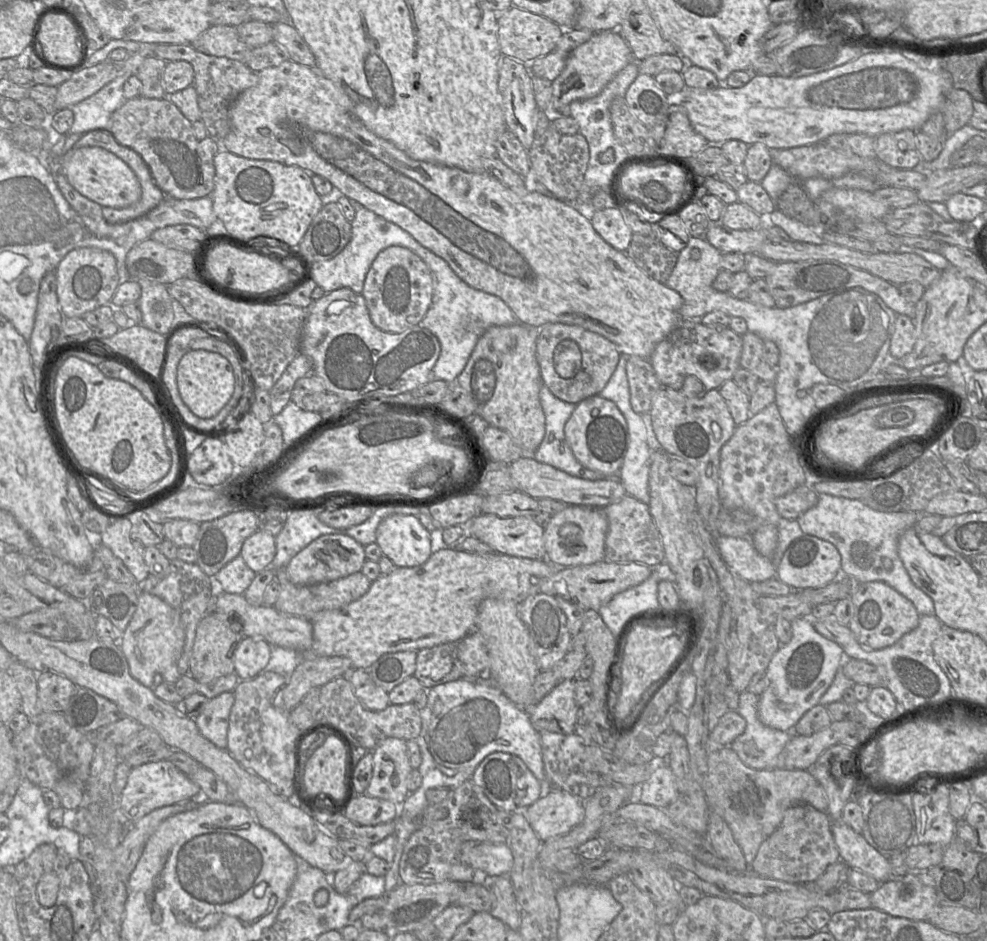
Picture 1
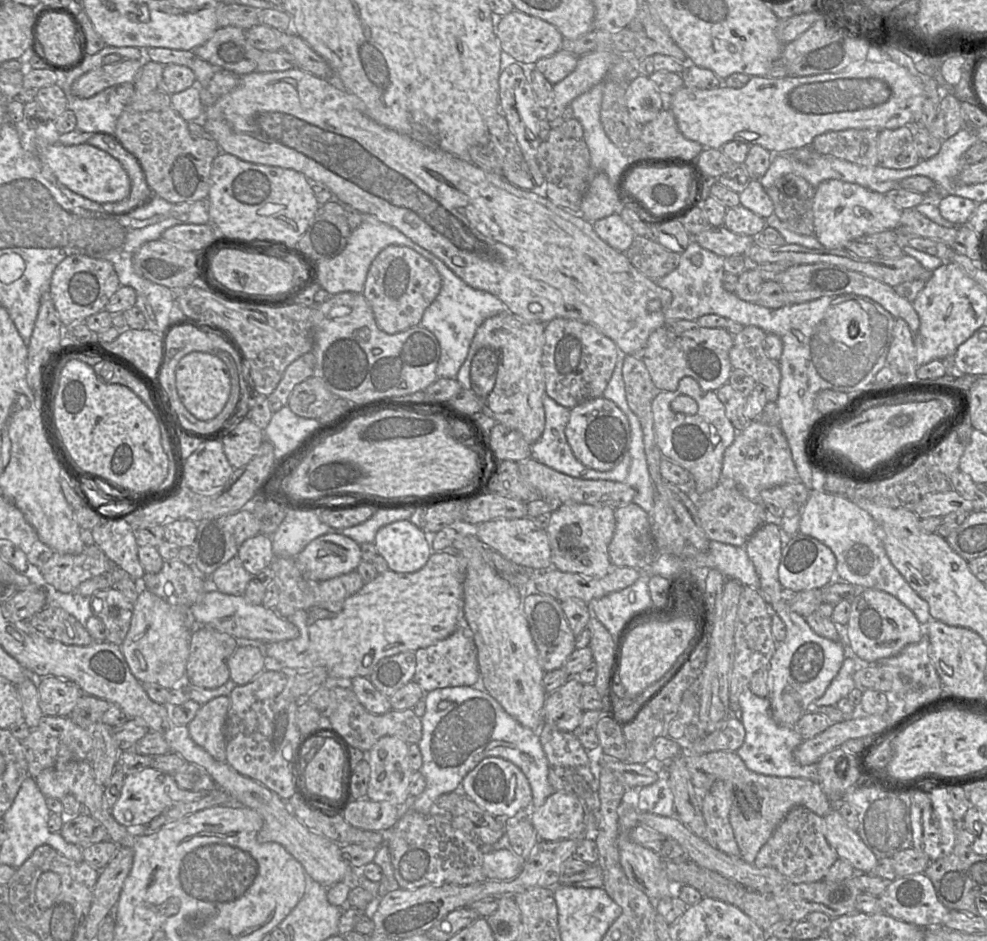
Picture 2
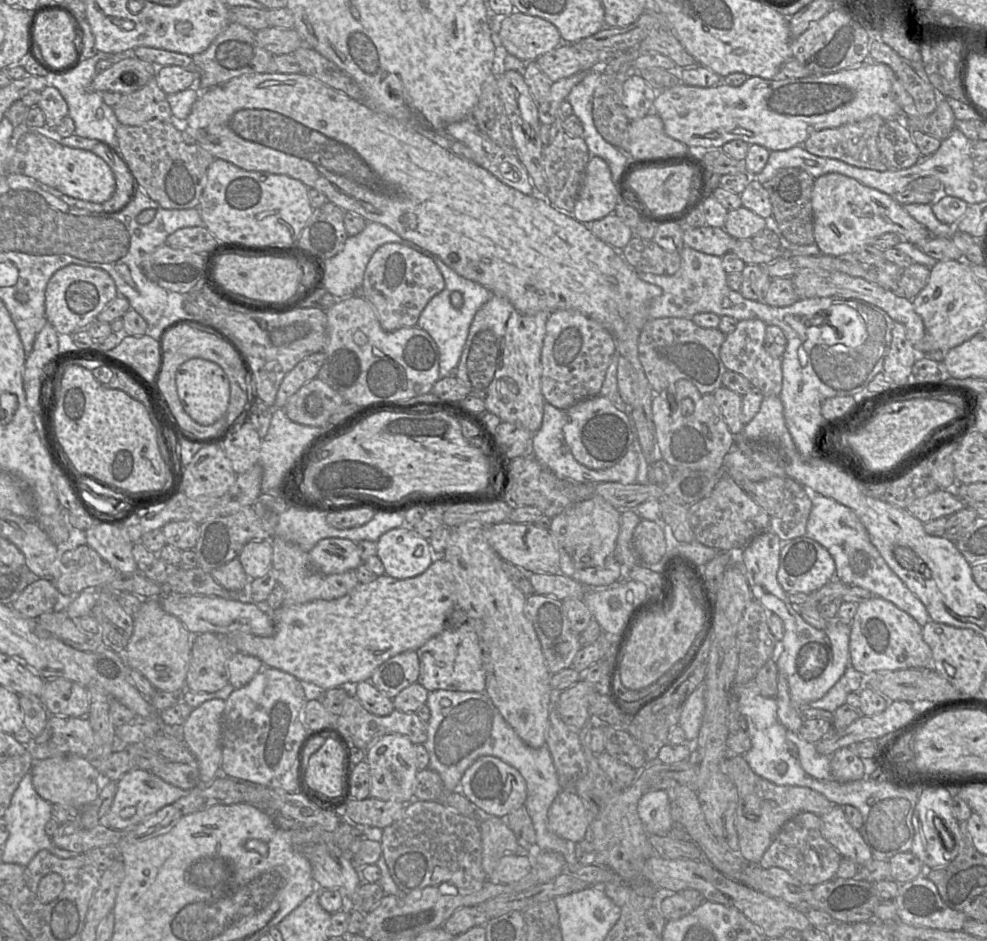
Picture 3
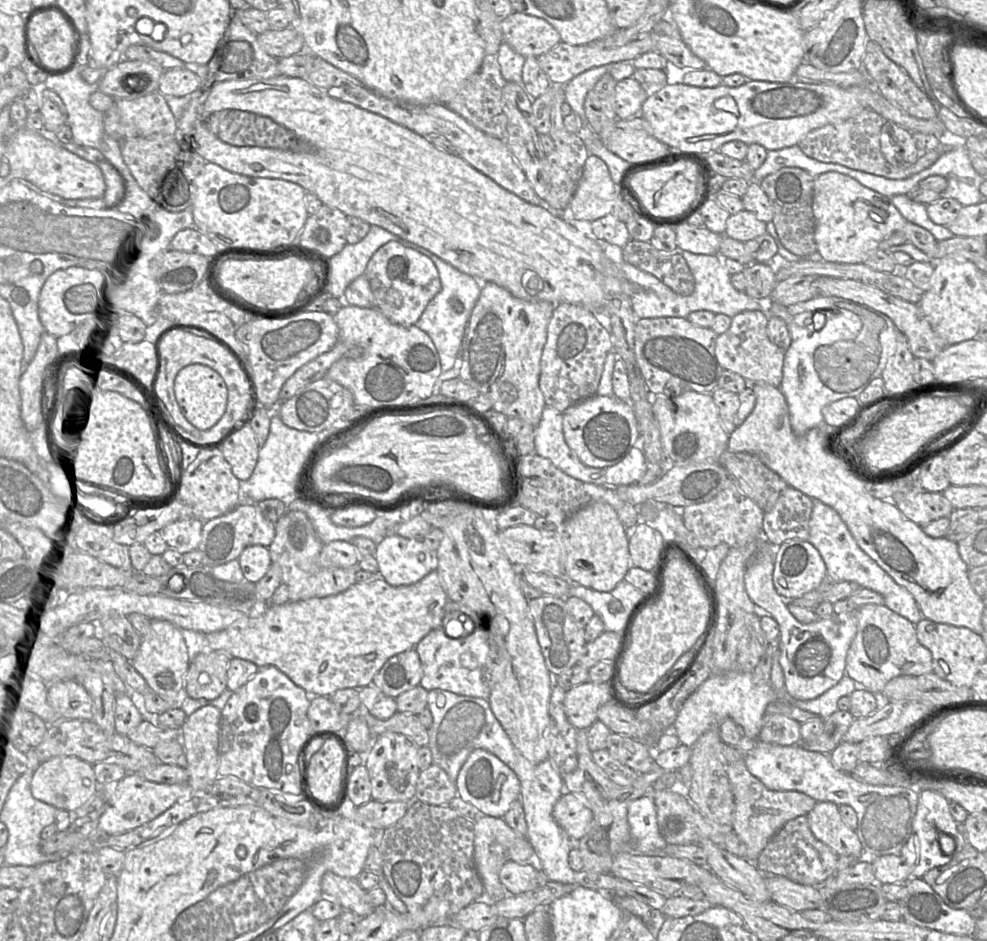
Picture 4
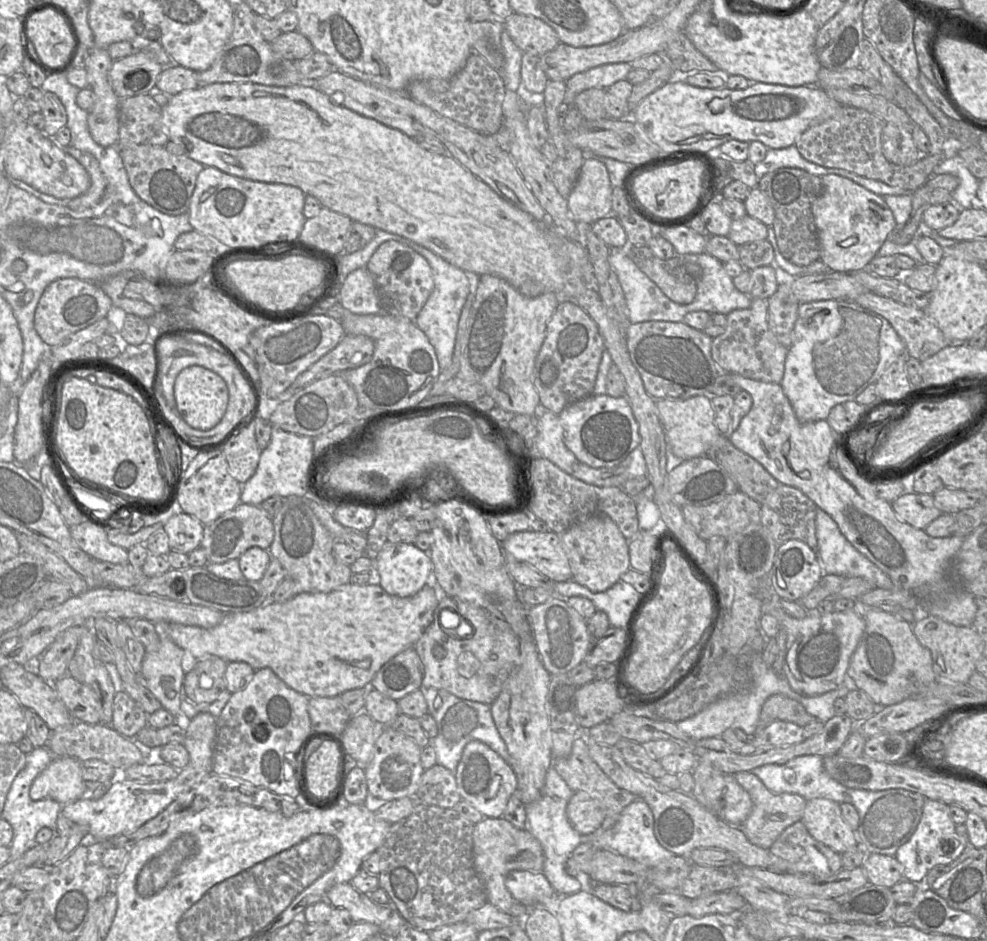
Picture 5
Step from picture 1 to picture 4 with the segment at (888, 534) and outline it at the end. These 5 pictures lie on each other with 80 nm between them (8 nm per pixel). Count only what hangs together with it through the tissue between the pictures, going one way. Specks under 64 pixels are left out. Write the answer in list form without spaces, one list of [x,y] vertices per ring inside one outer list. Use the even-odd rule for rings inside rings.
[[[813,500],[809,522],[809,542],[818,550],[827,569],[827,578],[833,582],[849,581],[873,590],[884,597],[884,605],[916,625],[923,615],[909,591],[898,585],[857,544],[840,515],[830,506]]]

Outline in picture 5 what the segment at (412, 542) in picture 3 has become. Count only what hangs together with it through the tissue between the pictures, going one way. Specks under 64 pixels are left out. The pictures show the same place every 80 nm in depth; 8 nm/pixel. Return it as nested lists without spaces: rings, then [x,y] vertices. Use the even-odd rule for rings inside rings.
[[[386,542],[374,560],[377,584],[390,595],[412,596],[428,583],[431,575],[429,554],[413,543]]]

